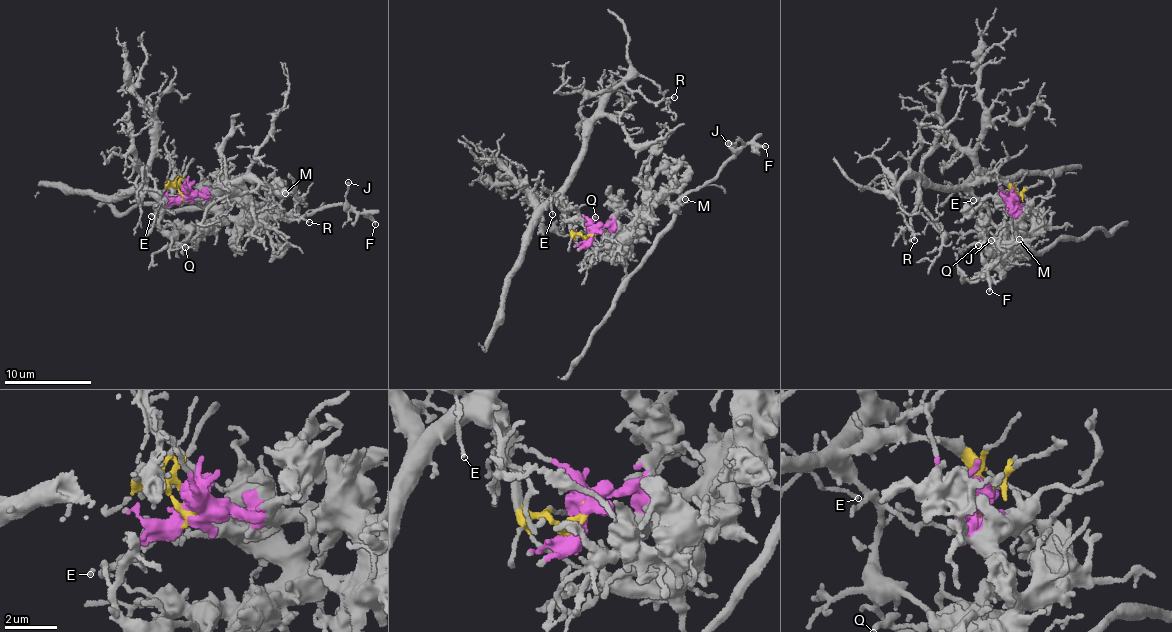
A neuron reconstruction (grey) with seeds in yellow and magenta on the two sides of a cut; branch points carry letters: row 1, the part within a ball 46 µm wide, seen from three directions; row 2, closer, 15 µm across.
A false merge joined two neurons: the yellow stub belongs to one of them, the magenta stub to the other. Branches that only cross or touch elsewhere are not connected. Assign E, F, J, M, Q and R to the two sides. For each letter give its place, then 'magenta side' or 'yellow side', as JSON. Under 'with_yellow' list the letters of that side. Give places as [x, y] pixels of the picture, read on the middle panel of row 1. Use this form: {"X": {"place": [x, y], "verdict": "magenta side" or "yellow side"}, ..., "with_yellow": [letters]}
{"E": {"place": [552, 214], "verdict": "yellow side"}, "F": {"place": [765, 146], "verdict": "magenta side"}, "J": {"place": [728, 143], "verdict": "magenta side"}, "M": {"place": [685, 199], "verdict": "magenta side"}, "Q": {"place": [595, 217], "verdict": "magenta side"}, "R": {"place": [674, 97], "verdict": "yellow side"}, "with_yellow": ["E", "R"]}

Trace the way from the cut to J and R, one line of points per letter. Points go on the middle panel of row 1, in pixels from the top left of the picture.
J: (593, 232), (629, 224), (637, 215), (660, 202), (672, 203), (687, 192), (700, 189), (733, 158), (728, 143)
R: (593, 232), (578, 234), (568, 219), (564, 184), (602, 101), (620, 84), (647, 100), (674, 97)

